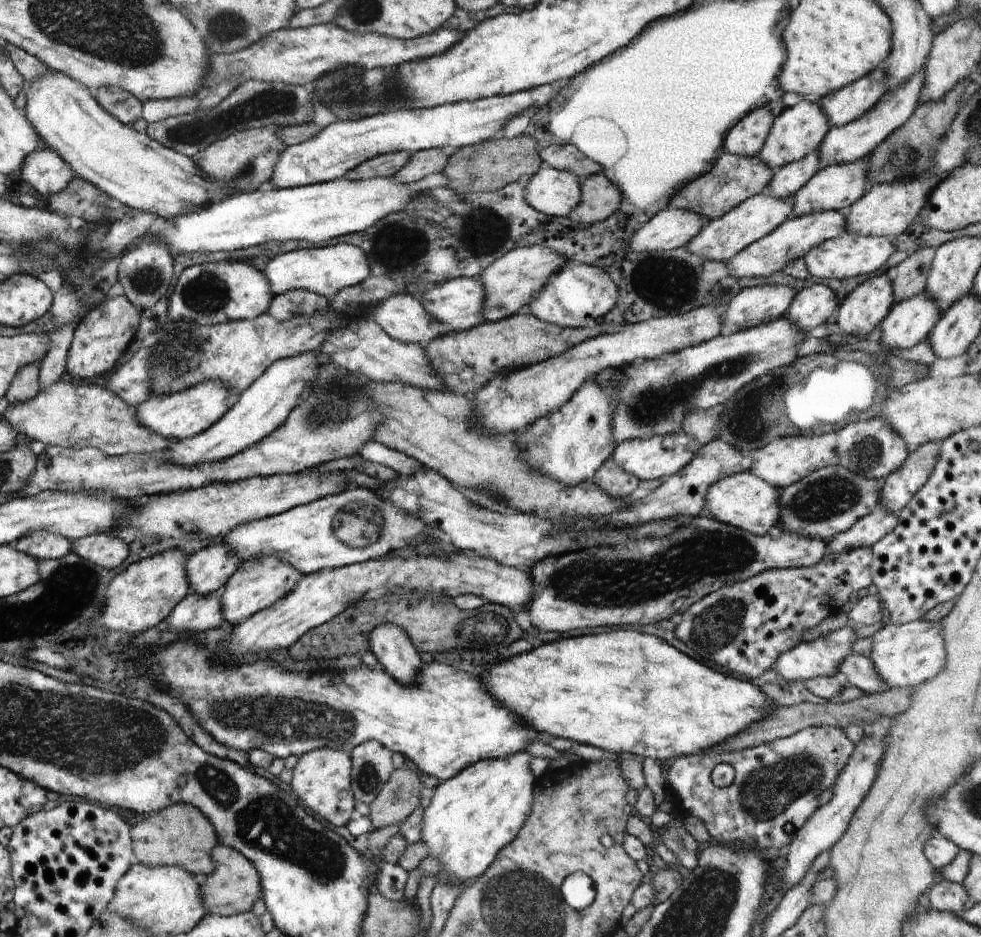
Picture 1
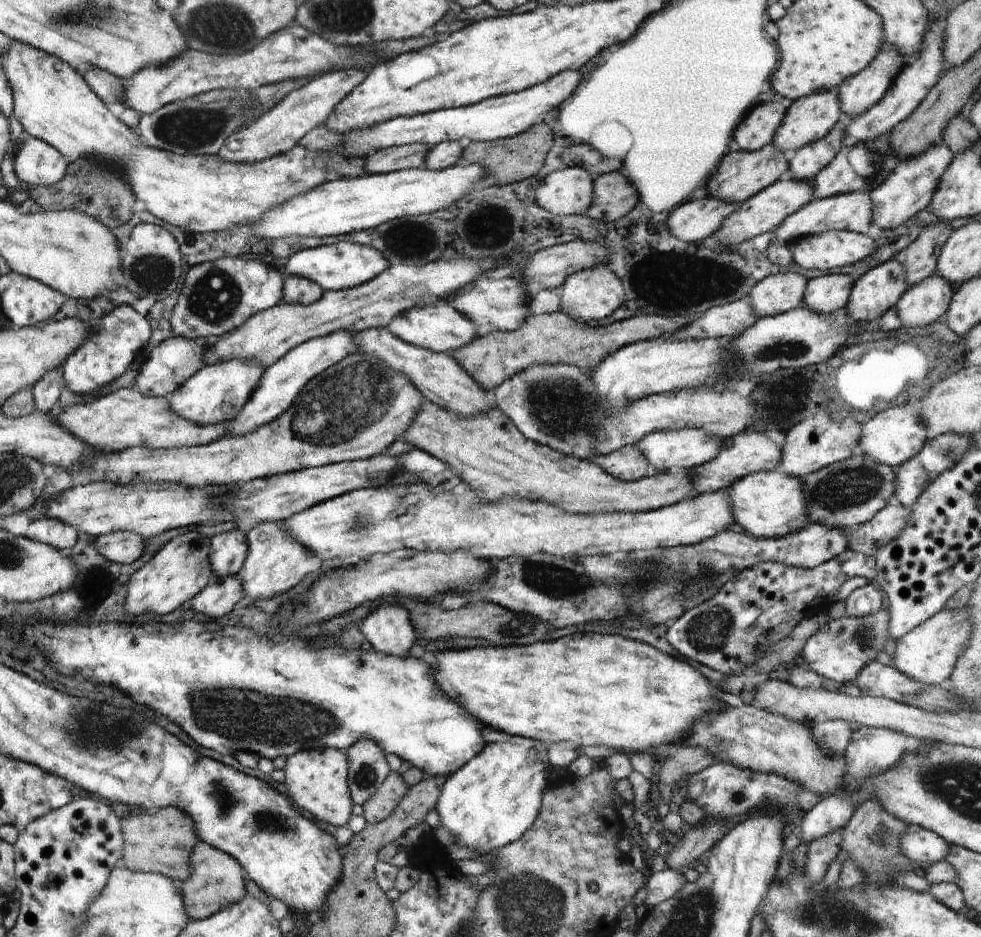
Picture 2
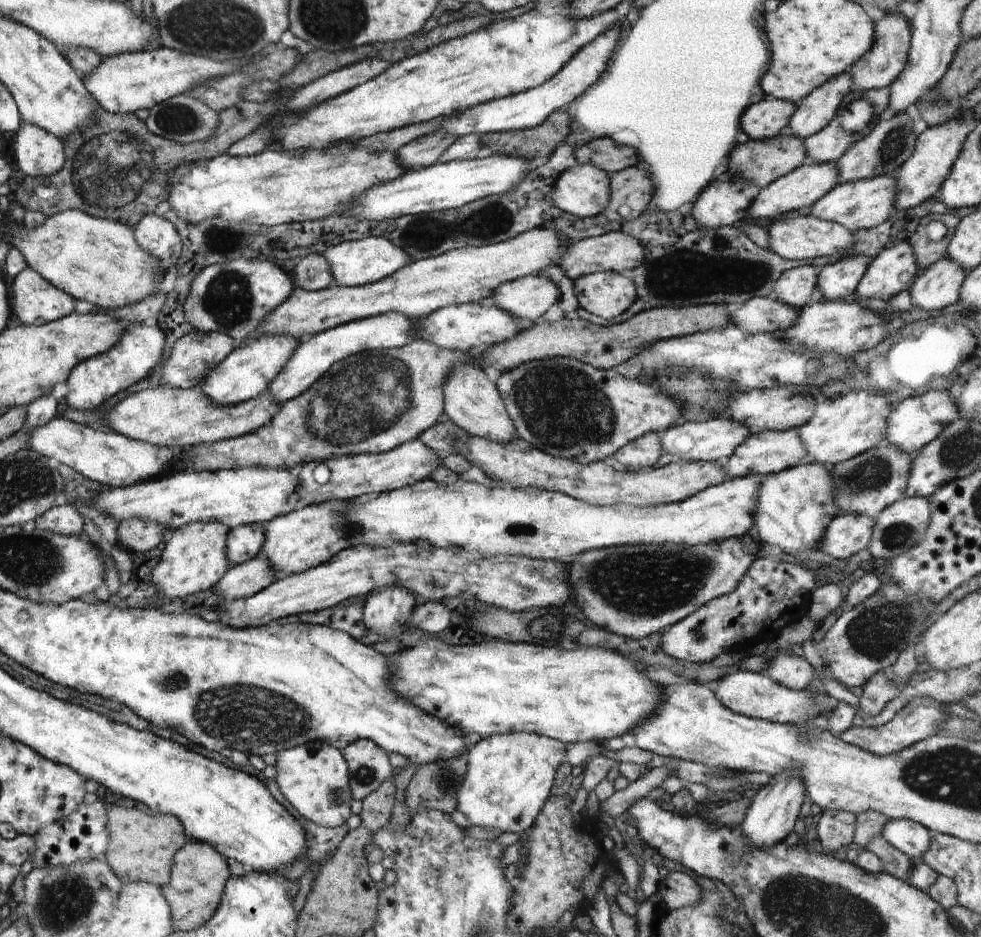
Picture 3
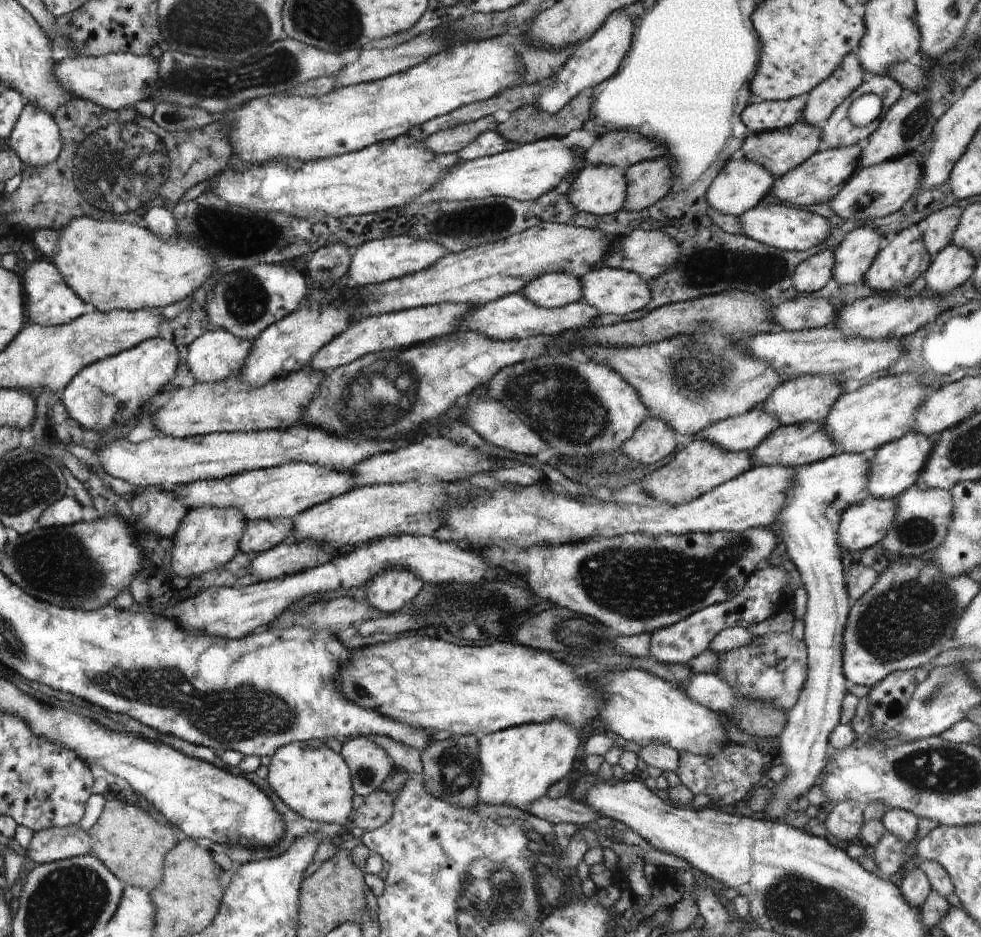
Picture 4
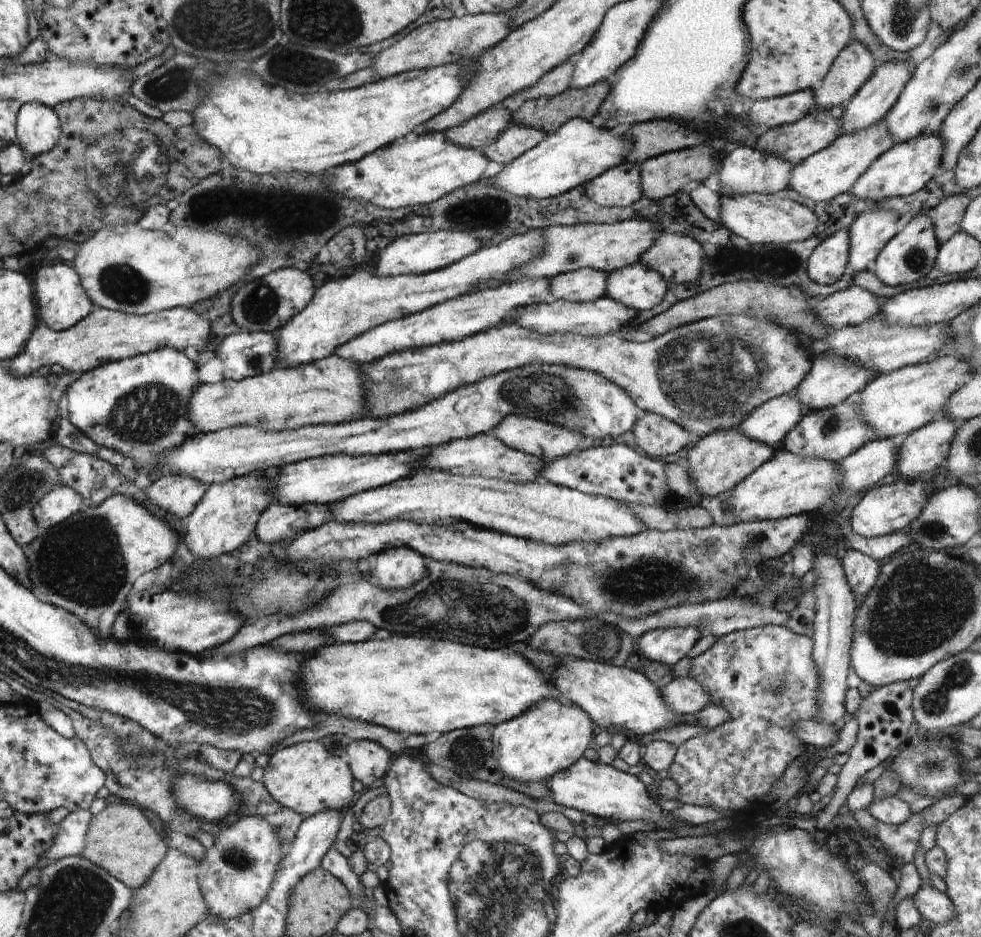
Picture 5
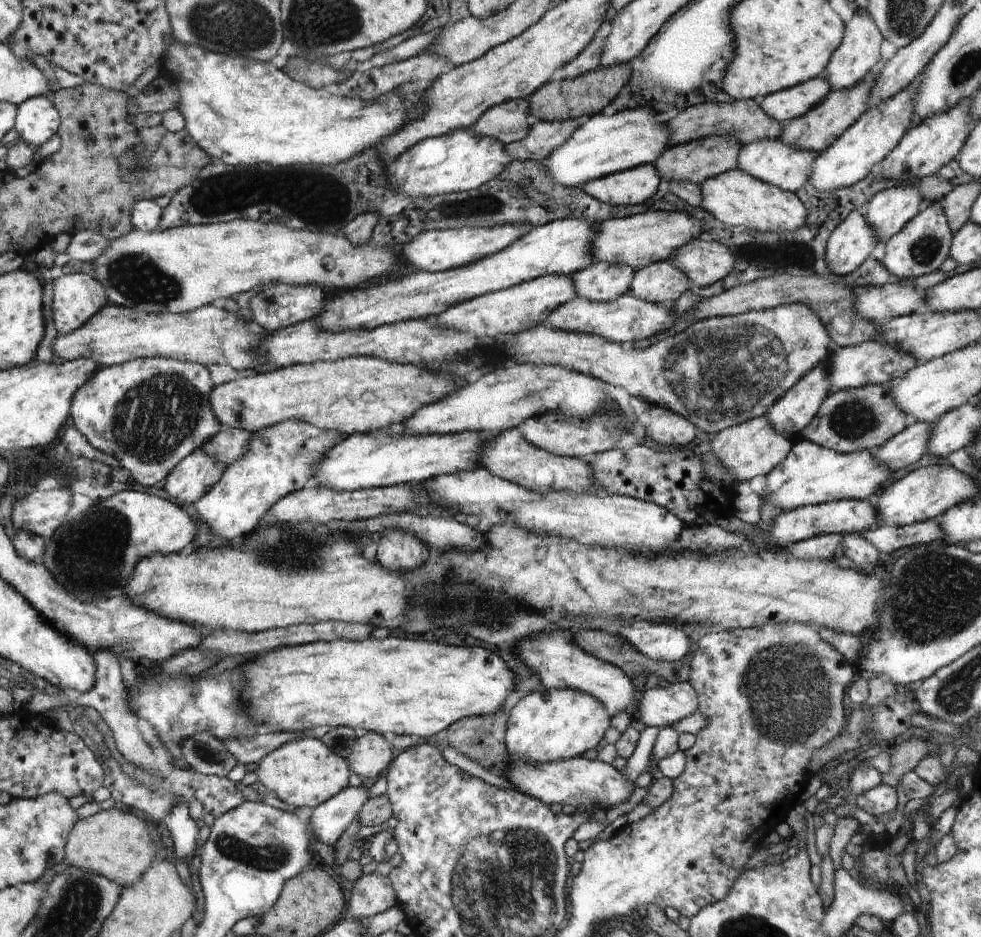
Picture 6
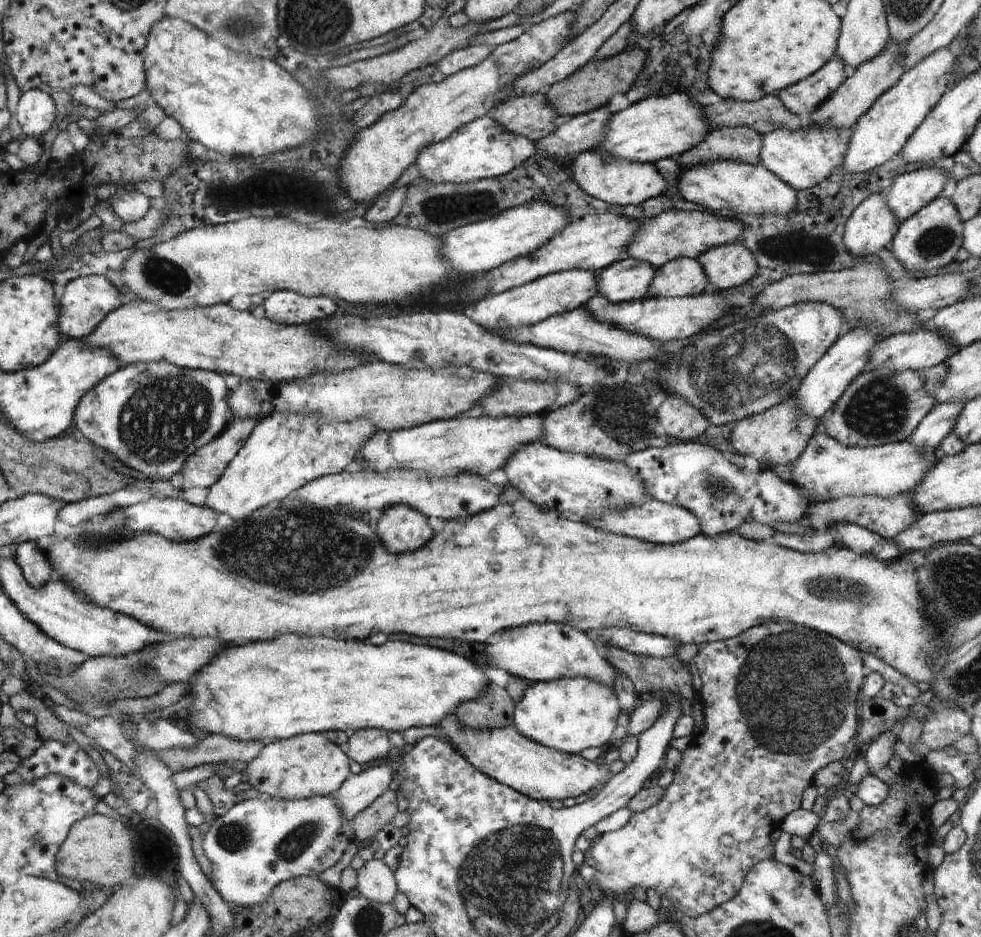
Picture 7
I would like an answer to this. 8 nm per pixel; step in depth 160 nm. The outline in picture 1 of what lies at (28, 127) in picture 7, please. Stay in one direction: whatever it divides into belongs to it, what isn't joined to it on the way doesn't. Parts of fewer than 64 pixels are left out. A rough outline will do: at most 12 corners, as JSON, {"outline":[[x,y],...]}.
{"outline":[[38,148],[22,179],[42,196],[64,192],[72,170],[56,151]]}

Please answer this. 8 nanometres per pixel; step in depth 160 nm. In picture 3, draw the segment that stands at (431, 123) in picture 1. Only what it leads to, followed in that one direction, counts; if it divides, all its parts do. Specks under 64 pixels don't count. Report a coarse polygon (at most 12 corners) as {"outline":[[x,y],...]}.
{"outline":[[609,28],[543,85],[452,114],[438,132],[529,129],[600,78],[620,38]]}

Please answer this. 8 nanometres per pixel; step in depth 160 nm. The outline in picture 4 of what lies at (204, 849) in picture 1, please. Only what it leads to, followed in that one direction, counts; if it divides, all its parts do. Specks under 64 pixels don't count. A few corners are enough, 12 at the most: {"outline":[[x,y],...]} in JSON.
{"outline":[[121,800],[89,830],[90,854],[125,886],[154,890],[171,826]]}

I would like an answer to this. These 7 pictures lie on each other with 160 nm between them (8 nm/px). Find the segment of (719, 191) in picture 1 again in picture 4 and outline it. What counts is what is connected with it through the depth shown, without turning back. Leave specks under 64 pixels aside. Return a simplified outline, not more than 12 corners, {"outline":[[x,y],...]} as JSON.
{"outline":[[806,120],[753,133],[744,157],[775,178],[821,149],[821,125]]}

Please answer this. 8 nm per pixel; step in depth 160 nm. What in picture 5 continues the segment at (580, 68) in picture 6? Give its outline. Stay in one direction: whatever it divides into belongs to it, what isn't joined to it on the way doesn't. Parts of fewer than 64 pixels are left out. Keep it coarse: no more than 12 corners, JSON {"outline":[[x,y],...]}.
{"outline":[[570,58],[512,97],[526,101],[553,97],[573,84],[575,61]]}

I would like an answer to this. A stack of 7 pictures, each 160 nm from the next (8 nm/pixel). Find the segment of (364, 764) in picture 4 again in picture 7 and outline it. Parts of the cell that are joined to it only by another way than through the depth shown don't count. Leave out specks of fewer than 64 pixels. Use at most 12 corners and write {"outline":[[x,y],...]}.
{"outline":[[362,729],[349,736],[350,761],[368,764],[388,754],[388,733]]}

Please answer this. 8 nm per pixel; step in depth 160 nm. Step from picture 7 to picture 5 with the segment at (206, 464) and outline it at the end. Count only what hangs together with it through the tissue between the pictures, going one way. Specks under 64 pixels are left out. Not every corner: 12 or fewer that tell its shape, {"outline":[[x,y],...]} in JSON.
{"outline":[[166,469],[143,491],[166,512],[186,518],[207,486]]}

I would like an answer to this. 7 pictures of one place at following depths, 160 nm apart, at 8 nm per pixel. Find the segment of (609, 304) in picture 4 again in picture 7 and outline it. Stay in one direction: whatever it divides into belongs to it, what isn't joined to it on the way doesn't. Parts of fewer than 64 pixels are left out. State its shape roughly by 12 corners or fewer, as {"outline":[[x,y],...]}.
{"outline":[[696,259],[655,270],[648,296],[687,297],[720,289]]}

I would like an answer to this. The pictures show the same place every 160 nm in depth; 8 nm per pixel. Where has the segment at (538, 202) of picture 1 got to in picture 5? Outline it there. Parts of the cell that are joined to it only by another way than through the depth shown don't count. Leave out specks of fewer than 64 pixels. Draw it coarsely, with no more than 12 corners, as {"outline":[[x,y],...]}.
{"outline":[[626,160],[584,185],[605,207],[643,196],[641,166]]}

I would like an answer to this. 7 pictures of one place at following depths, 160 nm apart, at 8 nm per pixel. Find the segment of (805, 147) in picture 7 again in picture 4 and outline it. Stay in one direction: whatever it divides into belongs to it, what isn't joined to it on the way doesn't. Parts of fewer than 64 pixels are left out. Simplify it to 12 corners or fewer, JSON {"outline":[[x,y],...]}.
{"outline":[[746,157],[730,159],[707,204],[739,217],[771,192],[775,176]]}

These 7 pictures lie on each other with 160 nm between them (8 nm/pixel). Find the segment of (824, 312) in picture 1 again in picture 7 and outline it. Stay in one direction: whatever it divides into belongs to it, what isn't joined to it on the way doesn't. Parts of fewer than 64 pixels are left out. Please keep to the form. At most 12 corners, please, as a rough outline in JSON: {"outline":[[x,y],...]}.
{"outline":[[948,171],[897,176],[884,196],[902,222],[944,190]]}

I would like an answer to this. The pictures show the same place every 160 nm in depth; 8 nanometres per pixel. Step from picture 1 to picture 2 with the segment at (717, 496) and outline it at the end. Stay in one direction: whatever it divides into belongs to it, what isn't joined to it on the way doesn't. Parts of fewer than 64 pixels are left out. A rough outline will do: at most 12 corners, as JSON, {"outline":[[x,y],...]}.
{"outline":[[802,478],[734,481],[736,527],[777,539],[810,525]]}

